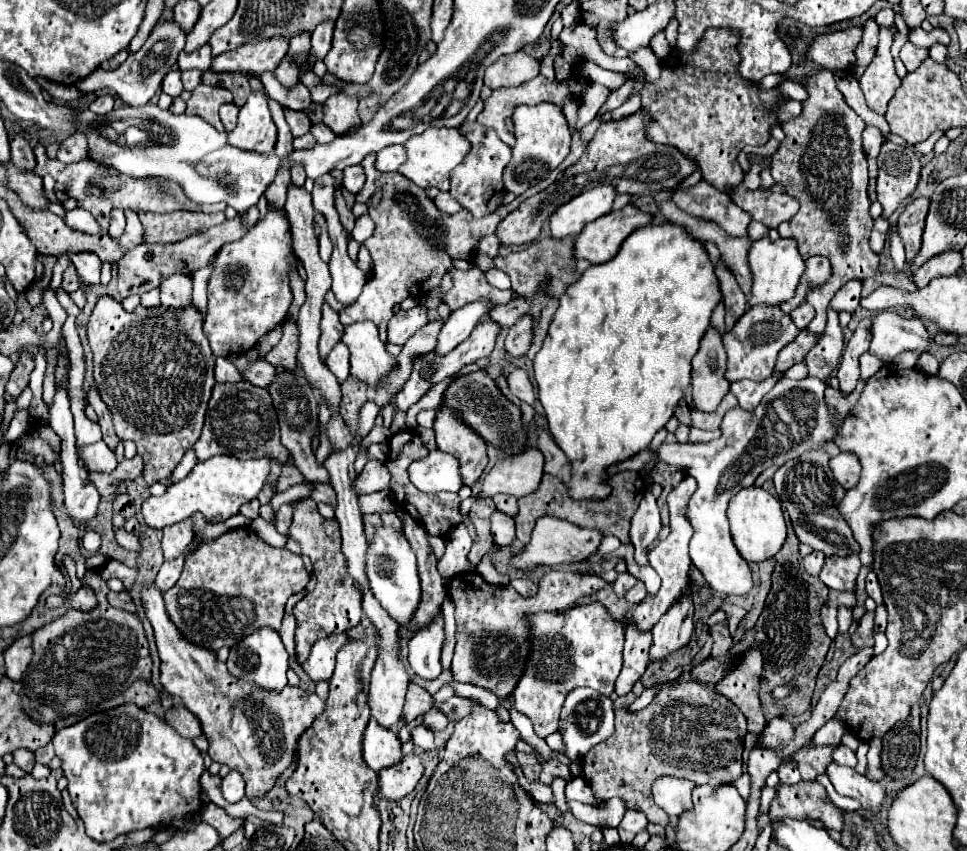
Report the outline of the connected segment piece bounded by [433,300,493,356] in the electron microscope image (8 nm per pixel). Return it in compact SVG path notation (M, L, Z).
M479 300L473 304L467 304L455 312L451 312L451 316L445 320L441 334L437 336L437 346L435 346L435 354L437 356L445 356L449 354L449 350L453 350L457 344L461 344L465 338L469 338L471 330L483 320L487 318L487 312L493 308L491 302L487 300Z

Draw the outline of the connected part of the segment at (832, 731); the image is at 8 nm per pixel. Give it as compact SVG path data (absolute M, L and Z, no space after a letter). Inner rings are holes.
M831 718L825 726L823 726L823 732L827 736L821 736L821 730L813 736L813 744L829 744L829 746L837 746L841 742L841 736L847 732L847 726L843 720L837 720L837 718Z

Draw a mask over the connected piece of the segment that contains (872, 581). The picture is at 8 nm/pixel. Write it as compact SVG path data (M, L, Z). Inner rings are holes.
M873 570L867 574L867 580L865 580L865 590L867 590L867 596L873 598L877 604L883 604L883 598L881 598L881 588L879 588L879 582L877 582L877 576L873 574Z

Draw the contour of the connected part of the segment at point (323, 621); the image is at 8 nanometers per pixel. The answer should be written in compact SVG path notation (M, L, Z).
M303 498L301 502L293 502L293 524L289 530L289 536L301 544L301 550L305 556L313 562L313 574L317 576L317 586L313 592L309 592L303 602L295 604L295 652L297 662L305 662L311 646L319 638L327 638L331 634L341 634L361 622L361 588L353 578L349 578L345 556L341 552L341 534L337 530L335 520L327 520L317 512L317 504L309 498Z

